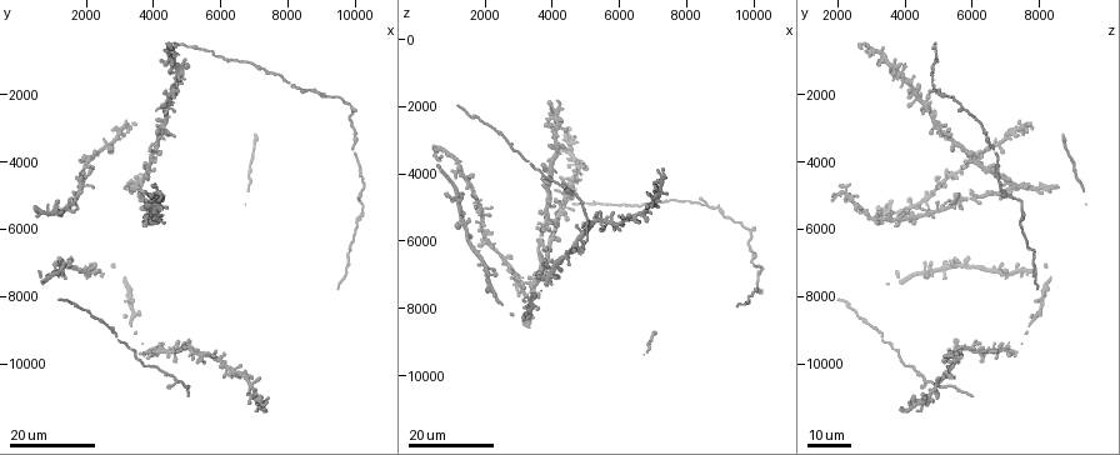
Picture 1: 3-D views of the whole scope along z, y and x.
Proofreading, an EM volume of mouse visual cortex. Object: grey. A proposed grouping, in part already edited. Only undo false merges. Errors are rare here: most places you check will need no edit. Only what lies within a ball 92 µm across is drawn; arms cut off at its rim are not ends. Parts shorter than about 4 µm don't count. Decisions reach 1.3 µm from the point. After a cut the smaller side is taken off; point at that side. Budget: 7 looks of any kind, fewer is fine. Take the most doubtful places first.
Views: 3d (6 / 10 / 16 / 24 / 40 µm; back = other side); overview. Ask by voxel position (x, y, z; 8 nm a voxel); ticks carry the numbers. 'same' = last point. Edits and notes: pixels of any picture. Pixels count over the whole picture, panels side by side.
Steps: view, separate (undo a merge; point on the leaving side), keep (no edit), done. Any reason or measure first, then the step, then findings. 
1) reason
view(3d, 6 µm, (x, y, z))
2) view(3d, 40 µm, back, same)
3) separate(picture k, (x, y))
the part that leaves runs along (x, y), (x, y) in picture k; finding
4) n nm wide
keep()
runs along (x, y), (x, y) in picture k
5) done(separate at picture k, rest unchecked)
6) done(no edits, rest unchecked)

looks like a crossing
view(3d, 16 µm, (4000, 4000, 5900))

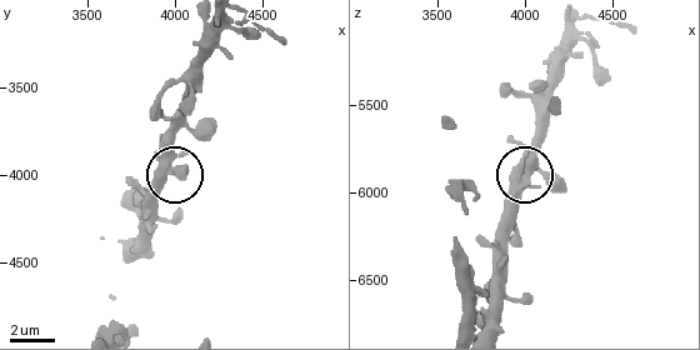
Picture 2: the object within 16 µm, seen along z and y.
closer look
view(3d, 6 µm, (3940, 3880, 5920))

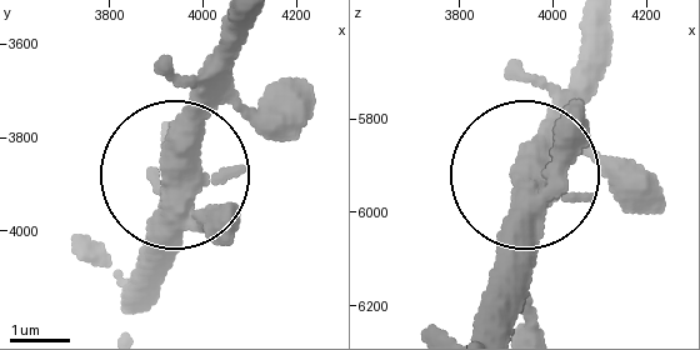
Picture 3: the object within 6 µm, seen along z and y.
view(3d, 6 µm, back, (3940, 3885, 5920))

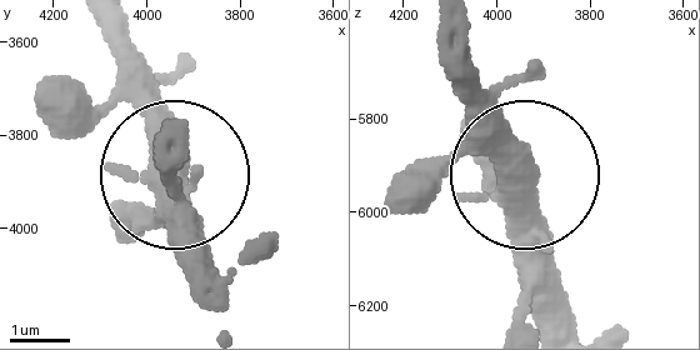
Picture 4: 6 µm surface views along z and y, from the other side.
side arm 148 µm
keep()
runs along (503, 185), (518, 156), (463, 56) in picture 4; continuous, no second neuron

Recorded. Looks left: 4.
four-way junction
view(3d, 24 µm, (5500, 9700, 5400))

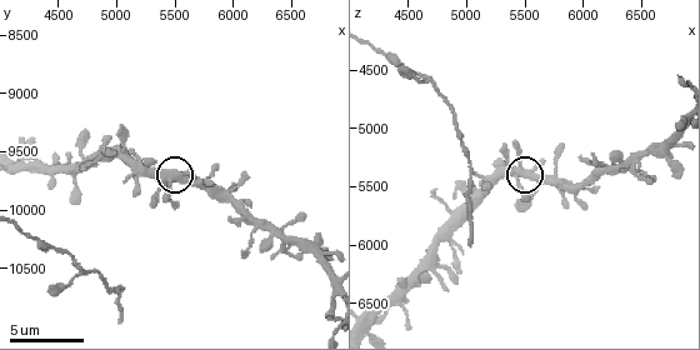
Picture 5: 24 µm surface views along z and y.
view(3d, 6 µm, (5480, 9780, 5300))

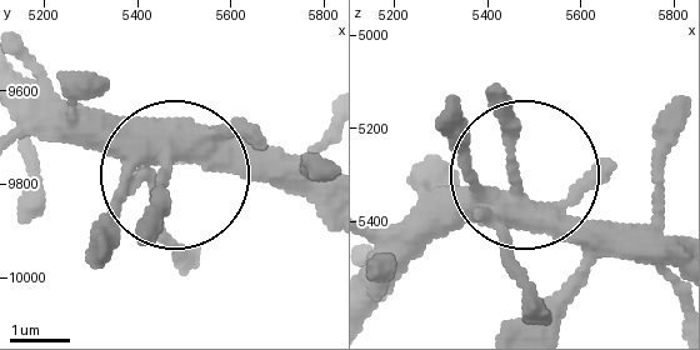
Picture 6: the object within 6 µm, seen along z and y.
keep()
continuous, no second neuron

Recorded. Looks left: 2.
four arms meet
view(3d, 16 µm, (1400, 5400, 4000))

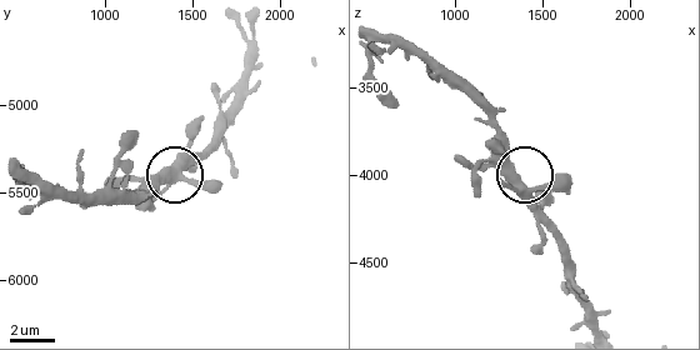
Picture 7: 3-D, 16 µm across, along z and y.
view(3d, 6 µm, (1380, 5420, 4060))

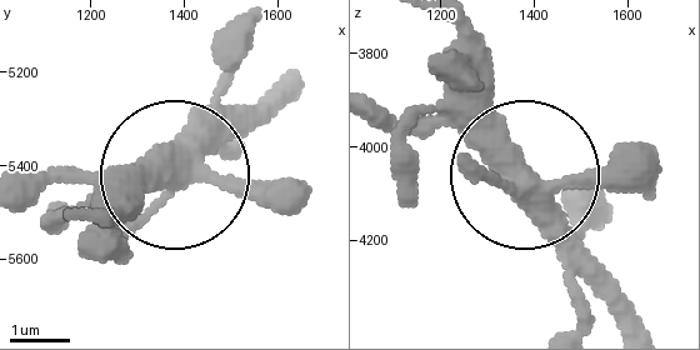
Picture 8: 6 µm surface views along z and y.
4 arms
keep()
runs along (275, 83), (196, 163), (96, 203) in picture 8; one neuron here

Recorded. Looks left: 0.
done(no edits, rest unchecked)

